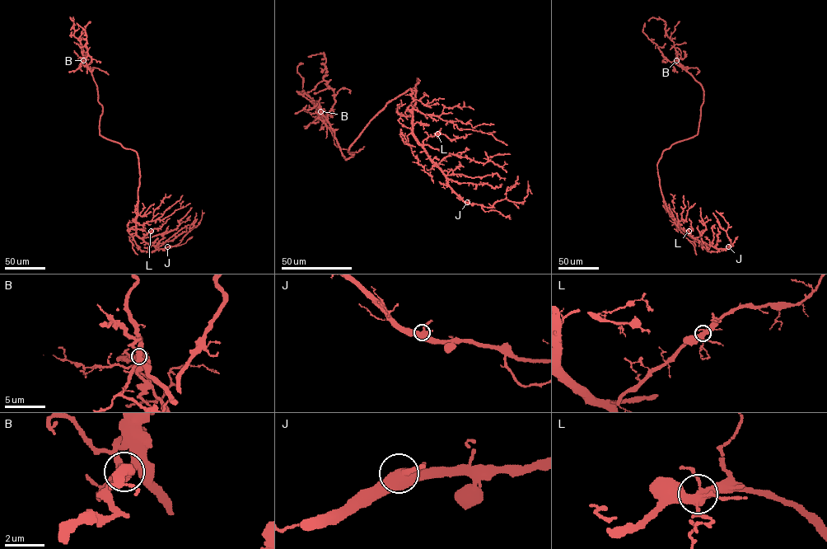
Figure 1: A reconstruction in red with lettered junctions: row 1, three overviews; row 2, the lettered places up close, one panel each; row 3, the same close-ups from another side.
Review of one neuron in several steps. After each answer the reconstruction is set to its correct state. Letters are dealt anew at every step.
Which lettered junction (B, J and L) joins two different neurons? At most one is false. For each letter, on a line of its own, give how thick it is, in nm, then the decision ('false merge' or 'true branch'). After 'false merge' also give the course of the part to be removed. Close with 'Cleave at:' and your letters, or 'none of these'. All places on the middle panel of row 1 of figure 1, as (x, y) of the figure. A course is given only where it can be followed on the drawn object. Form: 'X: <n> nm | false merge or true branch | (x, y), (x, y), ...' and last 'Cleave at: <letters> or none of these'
B: 440 nm | false merge | (320, 111), (317, 118), (326, 124), (338, 147), (357, 152), (364, 146)
J: 440 nm | true branch
L: 420 nm | true branch
Cleave at: B

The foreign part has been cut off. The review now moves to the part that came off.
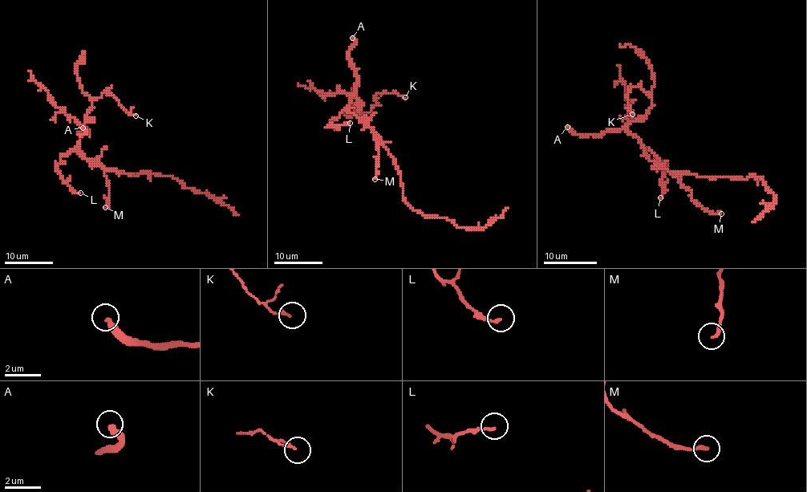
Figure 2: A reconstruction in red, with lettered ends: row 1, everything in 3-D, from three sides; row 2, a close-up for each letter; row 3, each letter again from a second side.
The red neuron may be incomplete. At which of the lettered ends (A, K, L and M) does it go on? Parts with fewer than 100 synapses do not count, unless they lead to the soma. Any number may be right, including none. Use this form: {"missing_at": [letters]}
{"missing_at": ["A"]}

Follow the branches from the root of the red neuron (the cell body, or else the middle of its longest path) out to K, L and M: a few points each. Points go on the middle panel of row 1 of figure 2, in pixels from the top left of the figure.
K: (380, 139), (345, 108), (350, 97), (354, 91), (361, 115), (371, 111), (377, 94), (395, 92), (405, 97)
L: (380, 139), (364, 122), (346, 111), (334, 118), (328, 127), (331, 123), (335, 125), (350, 123)
M: (380, 139), (375, 135), (379, 155), (375, 179)

